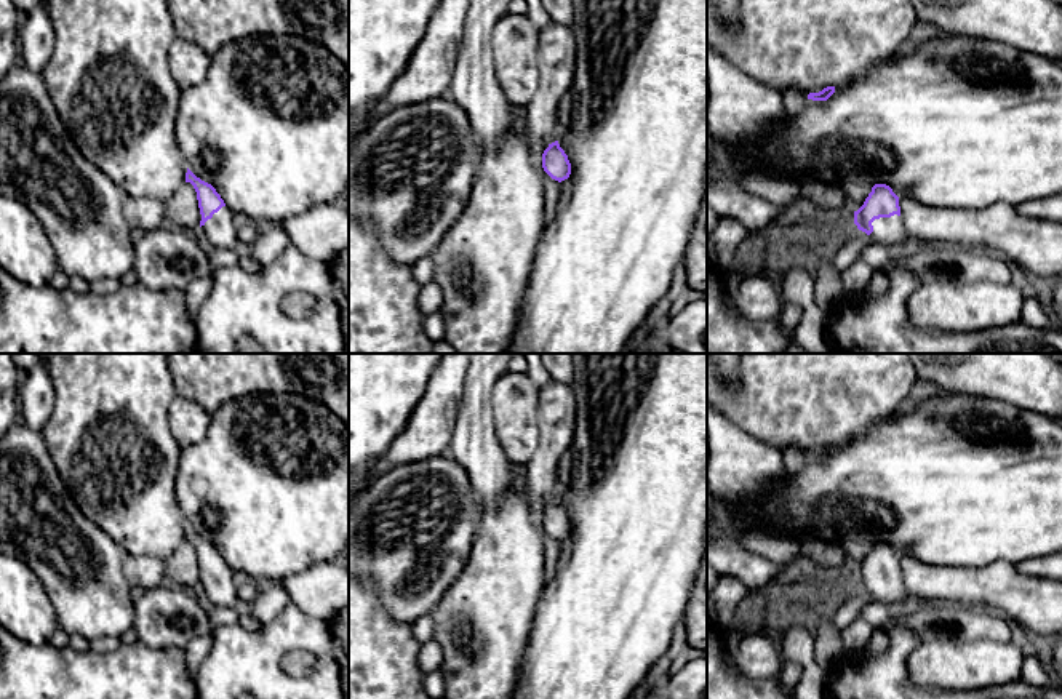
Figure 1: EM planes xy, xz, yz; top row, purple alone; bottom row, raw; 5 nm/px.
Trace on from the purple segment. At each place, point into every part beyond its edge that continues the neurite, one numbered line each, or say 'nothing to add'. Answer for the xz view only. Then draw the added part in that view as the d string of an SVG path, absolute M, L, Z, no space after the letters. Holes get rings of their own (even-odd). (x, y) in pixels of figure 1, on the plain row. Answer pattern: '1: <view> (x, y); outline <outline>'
nothing to add

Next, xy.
1: xy (219, 589); outline M222 565L200 585L198 592L206 605L234 608L235 601L238 600L234 582L234 569Z

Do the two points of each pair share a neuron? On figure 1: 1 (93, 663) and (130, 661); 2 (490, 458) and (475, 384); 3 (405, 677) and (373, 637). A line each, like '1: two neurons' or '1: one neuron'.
1: one neuron
2: one neuron
3: one neuron

